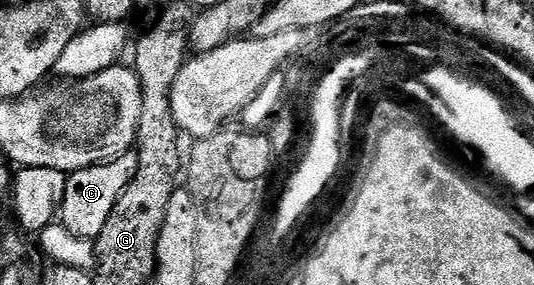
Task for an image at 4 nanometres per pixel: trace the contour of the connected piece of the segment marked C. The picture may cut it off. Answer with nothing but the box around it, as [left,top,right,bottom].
[58,151,138,240]

